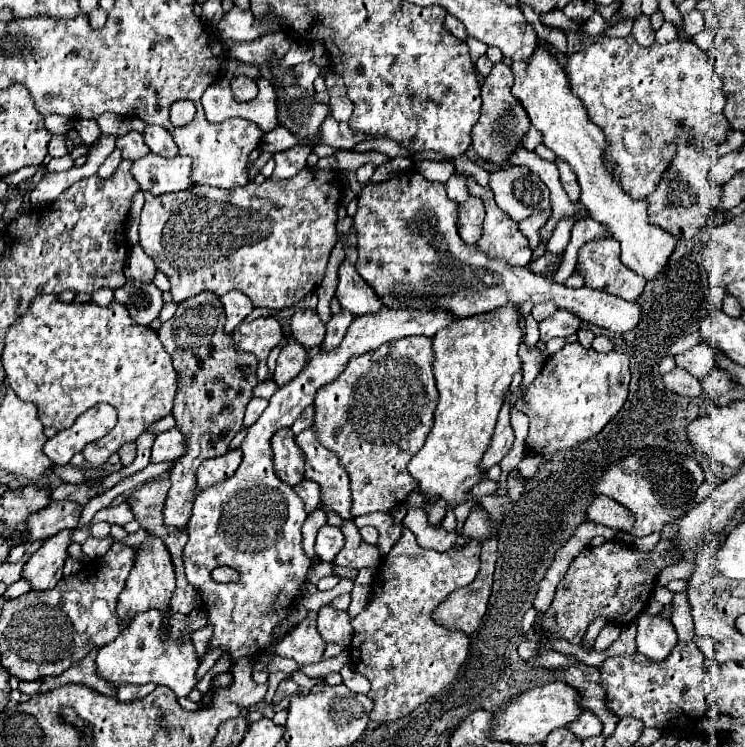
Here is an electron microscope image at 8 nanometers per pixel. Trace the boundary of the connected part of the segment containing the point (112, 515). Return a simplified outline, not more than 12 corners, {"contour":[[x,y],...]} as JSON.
{"contour":[[127,502],[98,511],[91,523],[124,526],[135,517]]}

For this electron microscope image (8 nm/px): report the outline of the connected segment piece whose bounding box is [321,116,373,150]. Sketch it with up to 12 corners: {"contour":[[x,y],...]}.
{"contour":[[331,116],[323,122],[323,144],[353,150],[355,144],[373,140],[351,132],[347,122]]}

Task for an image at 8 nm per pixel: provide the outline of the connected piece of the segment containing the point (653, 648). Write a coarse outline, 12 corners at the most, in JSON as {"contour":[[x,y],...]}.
{"contour":[[637,616],[637,652],[663,660],[677,644],[663,616]]}

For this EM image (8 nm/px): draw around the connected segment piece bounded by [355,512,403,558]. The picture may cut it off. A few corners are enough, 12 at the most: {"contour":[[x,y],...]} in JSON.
{"contour":[[383,512],[355,518],[355,526],[375,526],[381,558],[395,546],[403,524]]}

